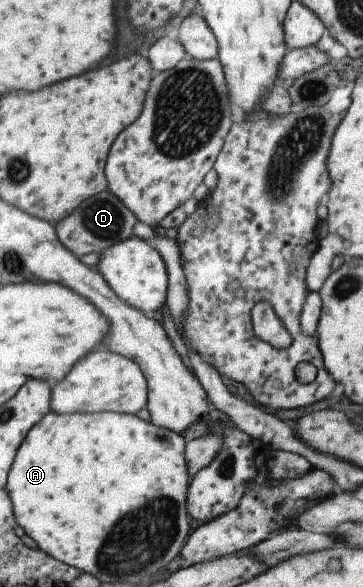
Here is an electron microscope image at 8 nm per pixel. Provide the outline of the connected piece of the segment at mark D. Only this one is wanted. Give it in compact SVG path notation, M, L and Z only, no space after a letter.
M107 189L82 201L78 207L76 207L76 211L72 211L53 225L60 245L66 251L70 251L72 255L79 258L87 253L100 253L106 247L110 247L112 243L133 235L132 225L134 225L136 217L120 203L120 199L116 199Z

